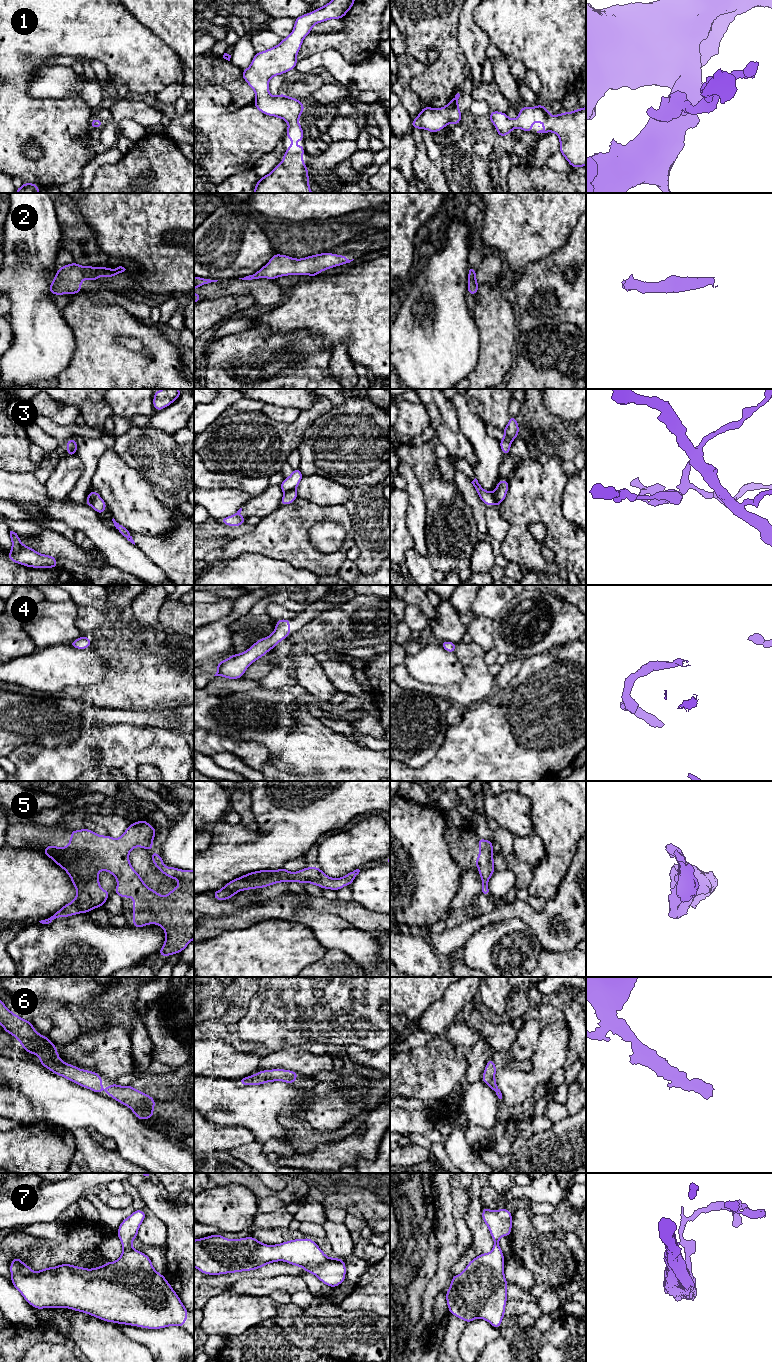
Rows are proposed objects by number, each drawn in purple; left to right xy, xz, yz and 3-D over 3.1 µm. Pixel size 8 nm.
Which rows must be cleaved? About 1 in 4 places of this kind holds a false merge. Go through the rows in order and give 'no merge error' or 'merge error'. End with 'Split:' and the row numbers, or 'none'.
1: no merge error
2: no merge error
3: merge error
4: no merge error
5: no merge error
6: no merge error
7: no merge error
Split: 3

